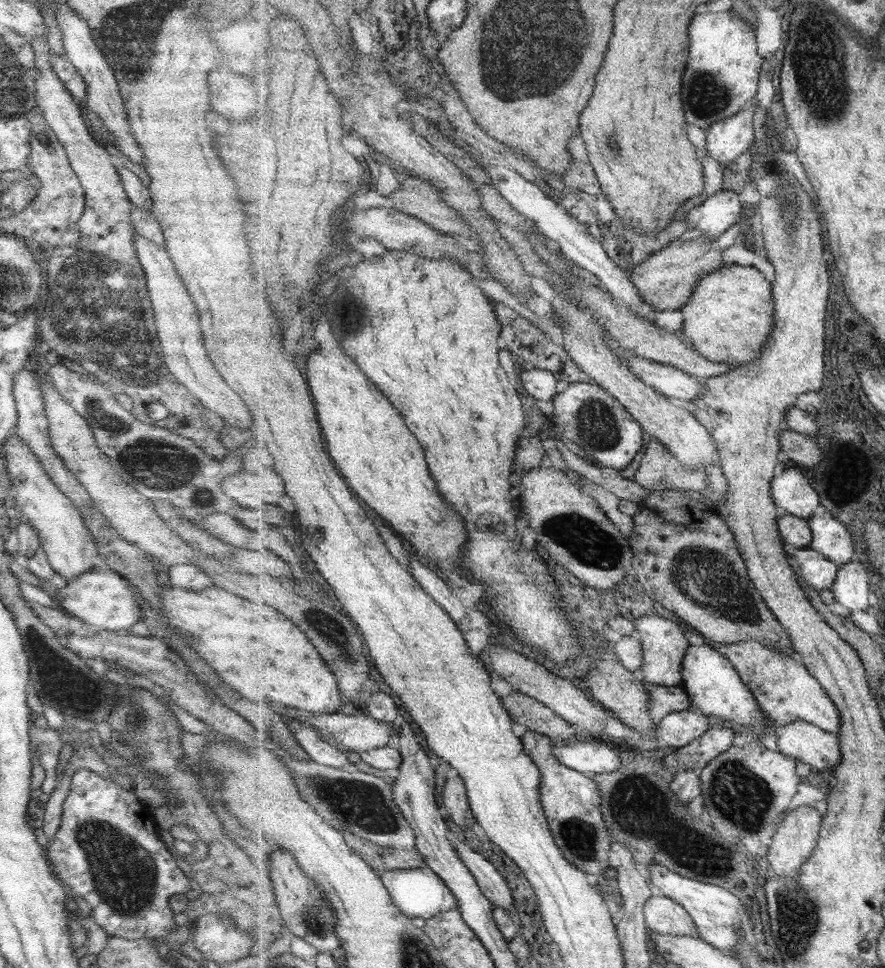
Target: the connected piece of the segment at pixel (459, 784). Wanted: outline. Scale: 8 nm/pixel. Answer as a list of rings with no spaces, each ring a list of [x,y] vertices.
[[[453,773],[443,790],[443,805],[448,818],[458,825],[461,829],[471,829],[477,823],[474,813],[467,797],[467,788],[465,781],[460,775]]]

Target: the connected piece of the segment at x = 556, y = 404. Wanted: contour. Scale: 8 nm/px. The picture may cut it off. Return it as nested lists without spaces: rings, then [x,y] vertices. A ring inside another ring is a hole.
[[[587,382],[571,383],[558,393],[552,404],[554,409],[548,420],[553,429],[584,448],[595,464],[622,471],[633,462],[645,444],[641,423],[604,387]]]

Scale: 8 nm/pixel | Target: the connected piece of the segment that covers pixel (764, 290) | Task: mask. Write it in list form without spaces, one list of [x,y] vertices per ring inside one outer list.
[[[725,264],[702,278],[691,300],[680,311],[684,315],[684,330],[681,336],[703,357],[715,363],[729,363],[732,368],[755,362],[776,325],[772,283],[758,268]]]

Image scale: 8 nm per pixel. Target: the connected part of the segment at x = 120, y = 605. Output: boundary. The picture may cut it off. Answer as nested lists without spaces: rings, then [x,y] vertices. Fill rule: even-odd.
[[[109,568],[78,574],[55,592],[53,600],[69,618],[77,618],[87,629],[126,631],[140,620],[141,616],[141,609],[133,596],[131,584],[128,584],[122,575]]]

